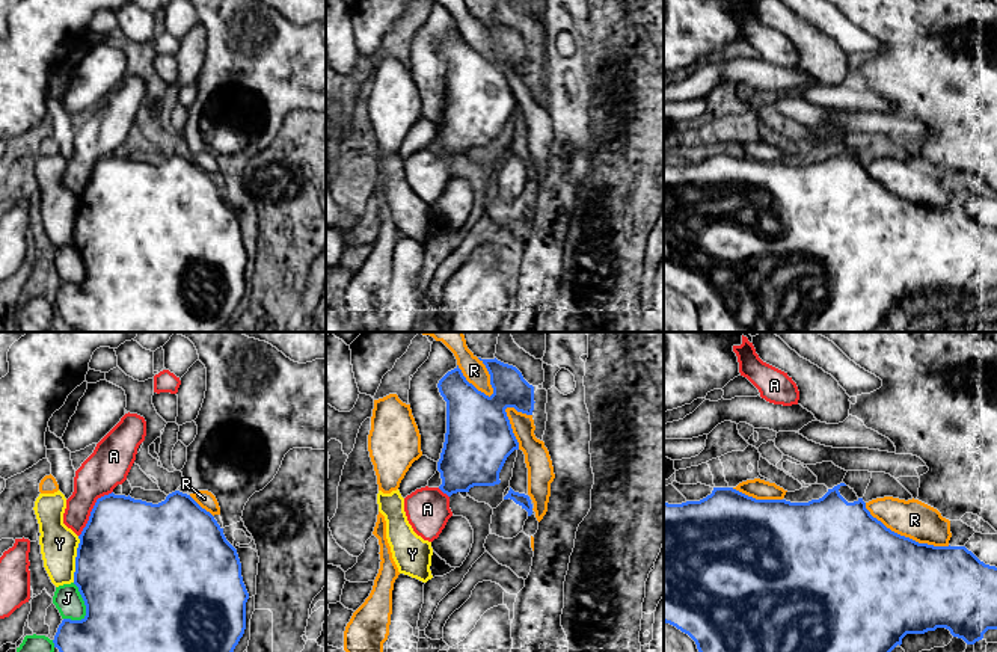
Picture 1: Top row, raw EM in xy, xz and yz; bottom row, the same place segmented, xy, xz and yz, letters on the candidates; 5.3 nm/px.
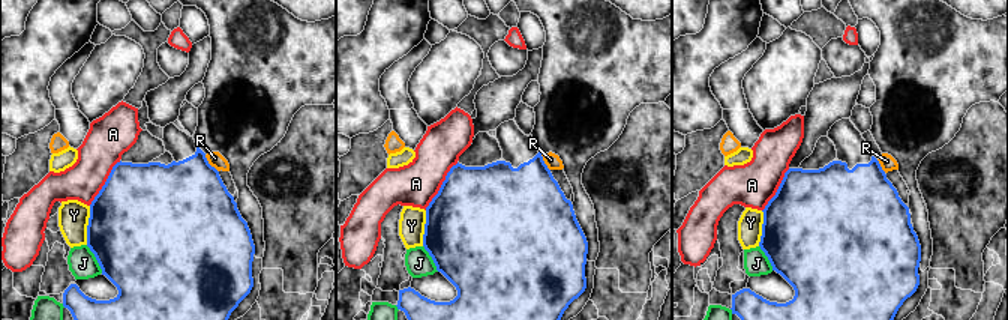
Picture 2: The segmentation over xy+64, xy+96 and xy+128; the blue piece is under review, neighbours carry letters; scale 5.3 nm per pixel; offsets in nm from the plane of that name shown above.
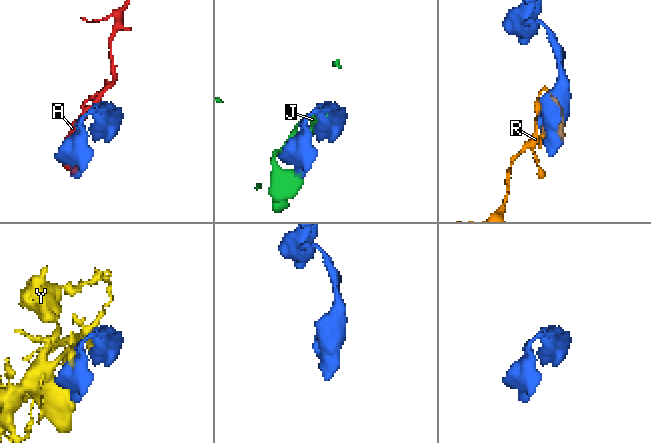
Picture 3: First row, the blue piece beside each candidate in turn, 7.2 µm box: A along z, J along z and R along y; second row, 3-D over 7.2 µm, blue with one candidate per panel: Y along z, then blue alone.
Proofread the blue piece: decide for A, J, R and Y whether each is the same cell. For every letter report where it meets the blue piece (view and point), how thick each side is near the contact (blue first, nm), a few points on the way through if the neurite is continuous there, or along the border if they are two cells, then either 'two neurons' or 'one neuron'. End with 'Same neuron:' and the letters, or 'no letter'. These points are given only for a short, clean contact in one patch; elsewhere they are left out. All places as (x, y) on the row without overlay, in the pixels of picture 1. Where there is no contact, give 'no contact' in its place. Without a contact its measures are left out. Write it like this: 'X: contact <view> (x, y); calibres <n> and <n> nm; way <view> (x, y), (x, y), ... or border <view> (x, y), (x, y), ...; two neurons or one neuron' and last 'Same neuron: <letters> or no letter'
A: contact xy (92, 172); calibres 480 and 220 nm; two neurons
J: contact xy (85, 264); calibres 500 and 150 nm; two neurons
R: contact yz (904, 198); calibres 500 and 200 nm; two neurons
Y: contact xy (76, 221); calibres 500 and 200 nm; two neurons
Same neuron: no letter

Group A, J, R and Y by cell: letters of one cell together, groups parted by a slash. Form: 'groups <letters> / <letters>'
groups A / J / R / Y

